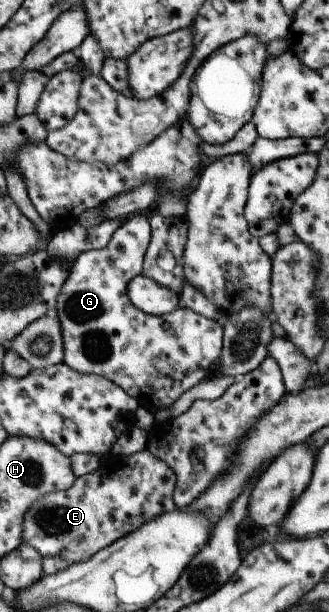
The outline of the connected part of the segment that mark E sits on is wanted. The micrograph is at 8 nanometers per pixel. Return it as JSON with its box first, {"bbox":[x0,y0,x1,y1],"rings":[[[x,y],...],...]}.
{"bbox":[21,449,176,565],"rings":[[[146,449],[131,454],[129,458],[110,456],[94,471],[77,477],[67,490],[53,491],[35,499],[22,516],[21,543],[34,548],[42,558],[59,557],[68,565],[87,560],[153,517],[176,509],[172,497],[174,486],[171,468]]]}

